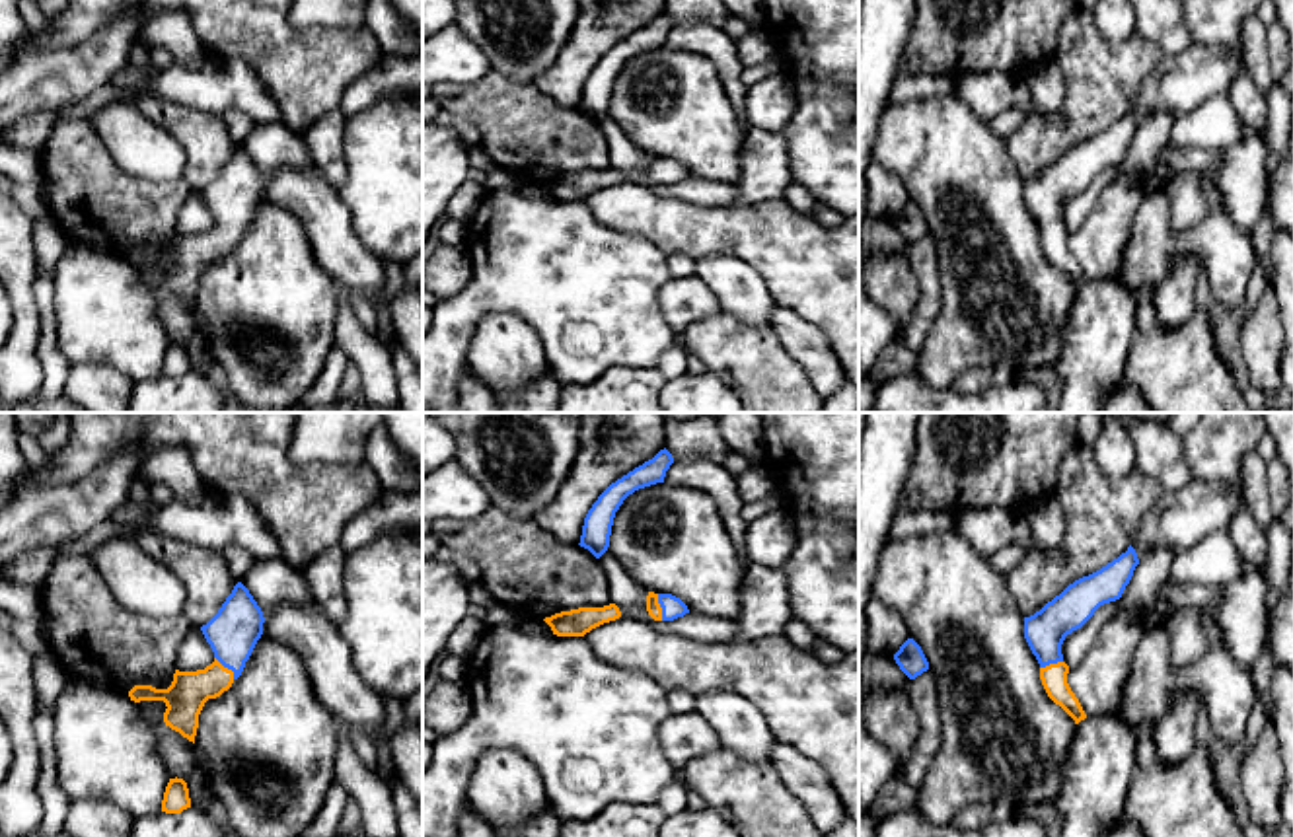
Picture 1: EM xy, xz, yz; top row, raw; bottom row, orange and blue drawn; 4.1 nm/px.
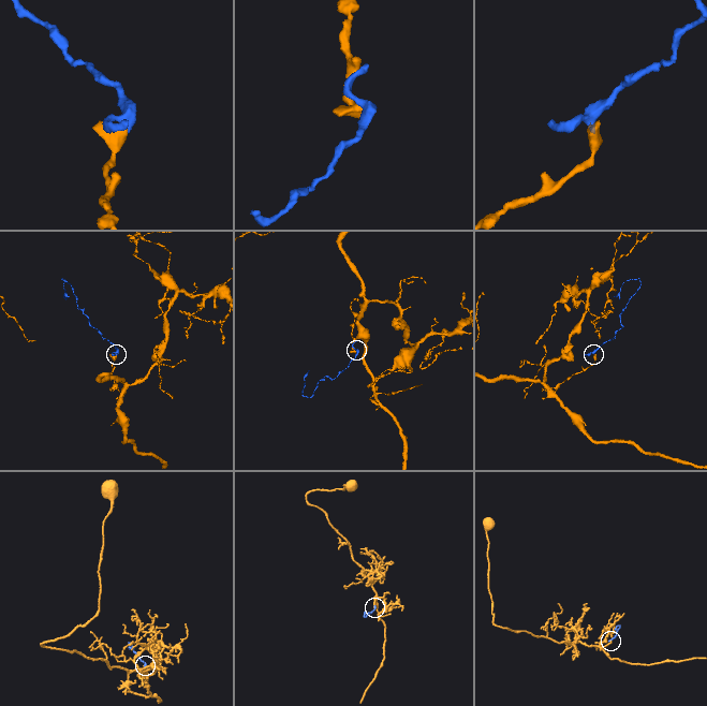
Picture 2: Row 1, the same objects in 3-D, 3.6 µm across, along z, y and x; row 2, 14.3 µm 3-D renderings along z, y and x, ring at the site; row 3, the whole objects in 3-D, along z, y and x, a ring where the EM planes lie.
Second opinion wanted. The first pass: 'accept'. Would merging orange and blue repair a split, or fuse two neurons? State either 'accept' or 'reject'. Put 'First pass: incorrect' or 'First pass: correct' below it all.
reject
First pass: incorrect

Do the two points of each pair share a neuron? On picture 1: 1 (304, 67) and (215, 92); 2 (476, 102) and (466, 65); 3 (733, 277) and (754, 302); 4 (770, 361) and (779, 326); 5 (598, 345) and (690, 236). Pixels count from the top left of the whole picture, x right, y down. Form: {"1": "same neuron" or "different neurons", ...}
{"1": "different neurons", "2": "different neurons", "3": "same neuron", "4": "different neurons", "5": "different neurons"}

